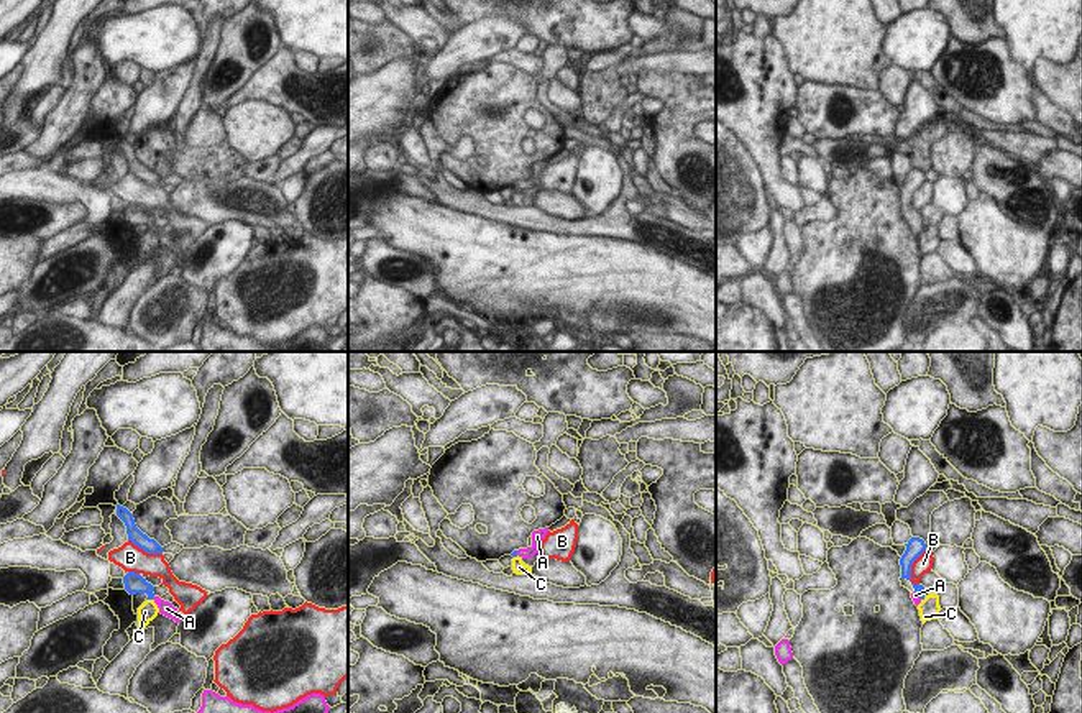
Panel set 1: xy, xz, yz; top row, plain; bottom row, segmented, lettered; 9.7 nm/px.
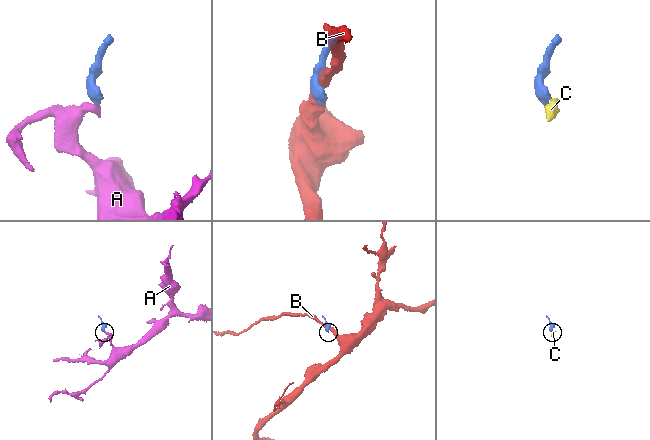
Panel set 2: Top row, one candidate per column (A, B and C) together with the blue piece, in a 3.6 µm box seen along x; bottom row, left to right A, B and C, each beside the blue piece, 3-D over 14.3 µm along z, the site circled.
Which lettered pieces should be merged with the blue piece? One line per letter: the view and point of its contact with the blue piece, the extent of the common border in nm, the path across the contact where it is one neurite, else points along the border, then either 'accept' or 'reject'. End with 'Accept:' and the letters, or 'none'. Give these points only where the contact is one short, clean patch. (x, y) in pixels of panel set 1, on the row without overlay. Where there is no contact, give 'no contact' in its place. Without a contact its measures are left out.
A: meets blue in yz at (918, 225); contact 120 nm long; runs through yz (918, 220), (918, 225), (915, 227); accept
B: meets blue in yz at (910, 199); contact 380 nm long; reject
C: meets blue in xy at (150, 230); contact 70 nm long; border along xy (146, 230), (151, 232); reject
Accept: A

